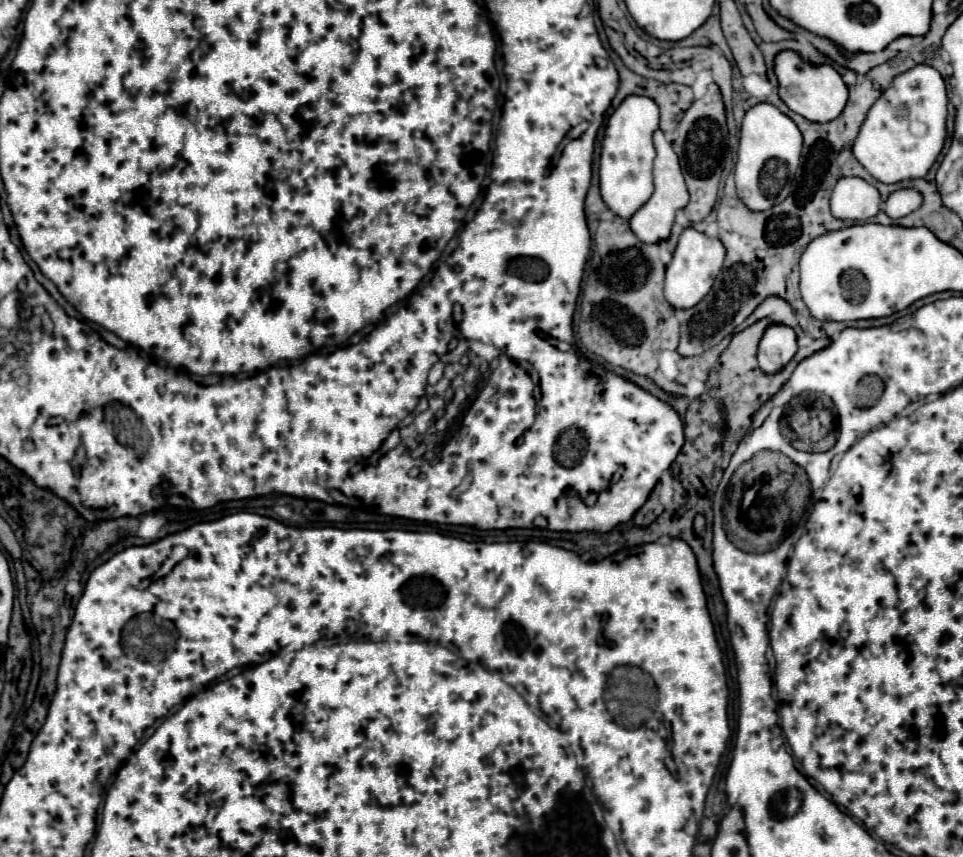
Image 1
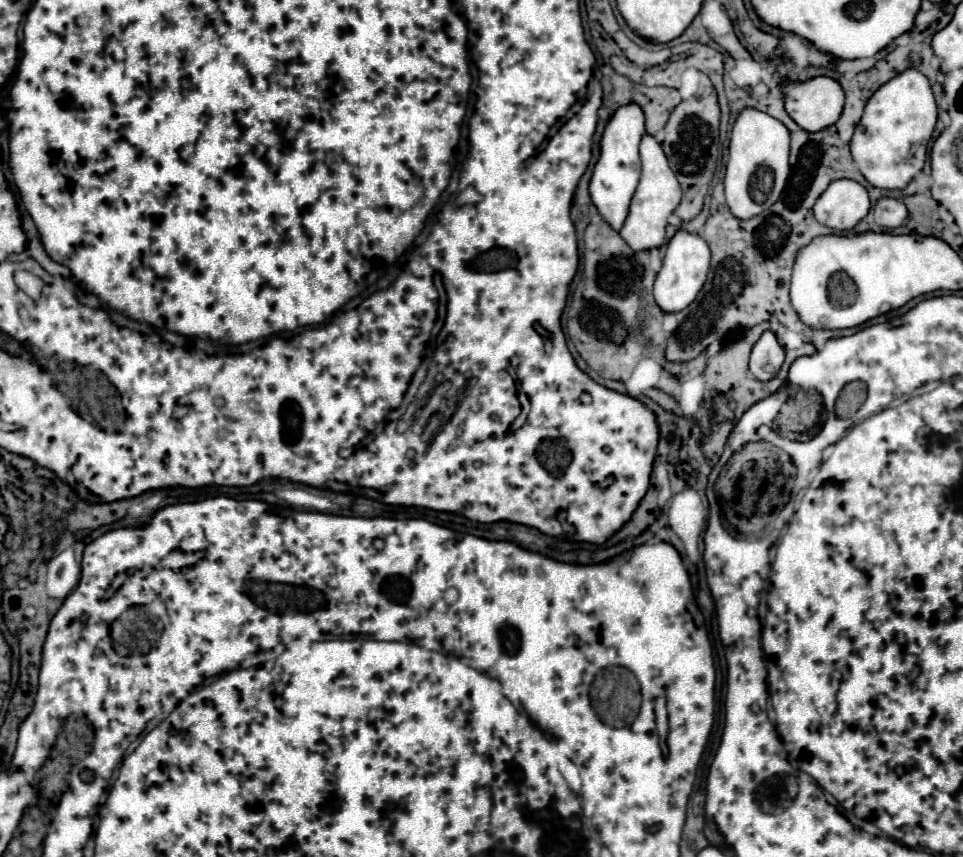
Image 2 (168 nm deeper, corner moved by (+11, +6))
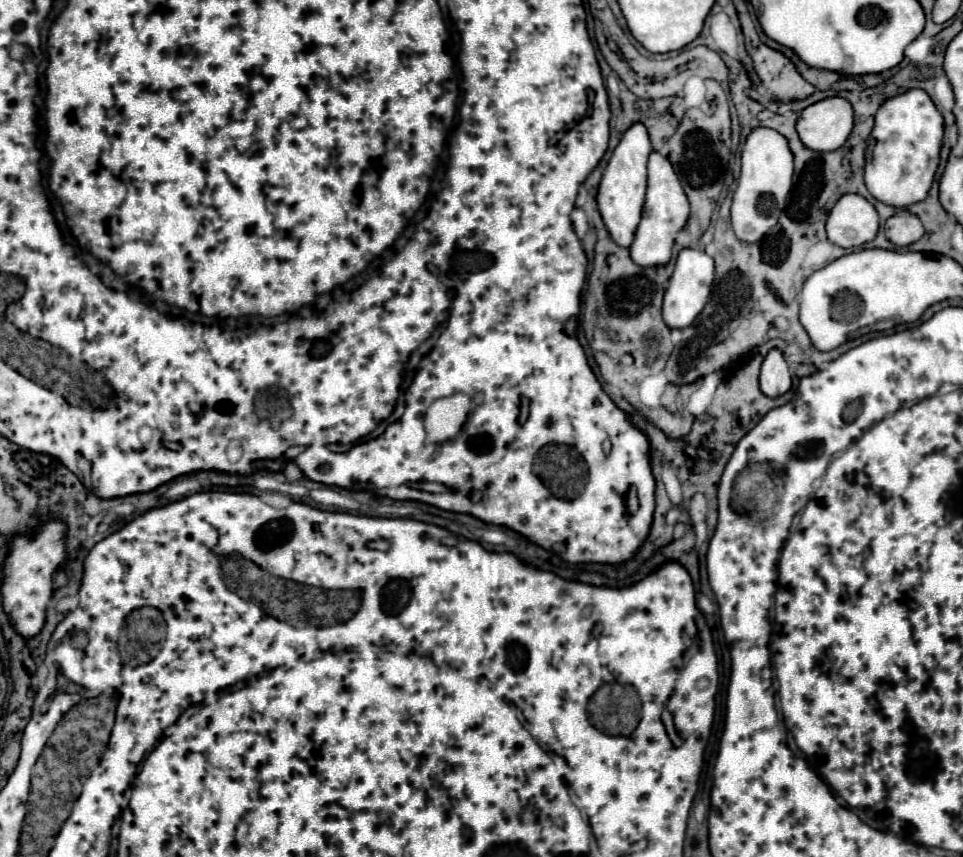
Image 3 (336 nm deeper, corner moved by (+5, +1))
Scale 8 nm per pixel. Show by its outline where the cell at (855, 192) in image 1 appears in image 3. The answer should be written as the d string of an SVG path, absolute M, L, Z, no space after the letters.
M854 193L842 195L826 221L828 239L840 247L858 247L872 241L878 227L880 219L874 205L862 195Z

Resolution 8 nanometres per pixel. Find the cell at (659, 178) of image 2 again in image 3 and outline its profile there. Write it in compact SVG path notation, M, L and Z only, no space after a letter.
M652 151L648 157L648 191L646 191L646 203L642 209L642 219L638 223L638 229L634 233L634 241L630 245L630 253L634 263L642 267L656 267L666 265L672 257L672 245L678 235L678 231L686 225L688 219L688 199L680 185L678 175L674 173L668 157L660 155L658 151Z

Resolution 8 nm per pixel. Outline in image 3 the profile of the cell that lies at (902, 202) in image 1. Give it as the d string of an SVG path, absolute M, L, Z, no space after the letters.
M908 211L892 215L886 221L886 239L898 247L906 247L924 235L920 219Z

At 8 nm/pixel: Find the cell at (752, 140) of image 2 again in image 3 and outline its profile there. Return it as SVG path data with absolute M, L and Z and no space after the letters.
M768 127L752 129L742 149L742 171L730 209L732 229L738 235L738 239L746 239L752 243L754 239L762 239L762 235L766 235L766 231L774 227L786 205L786 197L792 187L792 175L794 155L788 147L786 137Z

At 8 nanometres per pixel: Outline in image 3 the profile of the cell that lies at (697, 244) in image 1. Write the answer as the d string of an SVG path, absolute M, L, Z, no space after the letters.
M682 249L676 257L676 267L668 281L668 289L664 293L662 315L666 325L678 327L678 329L688 327L706 305L712 281L714 281L714 259L706 255L702 249Z

